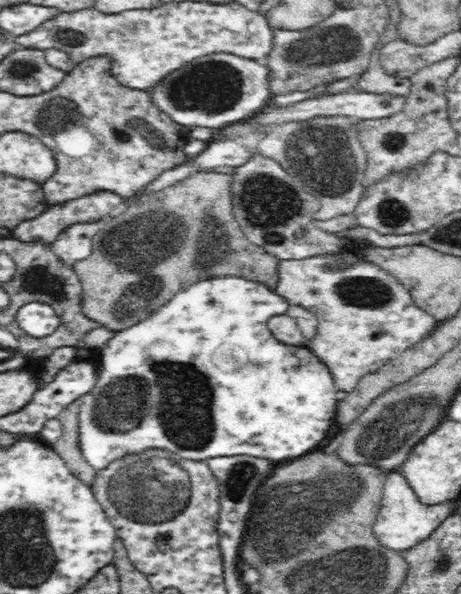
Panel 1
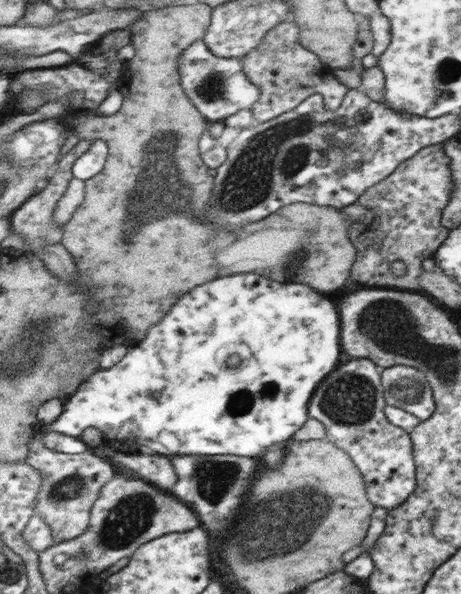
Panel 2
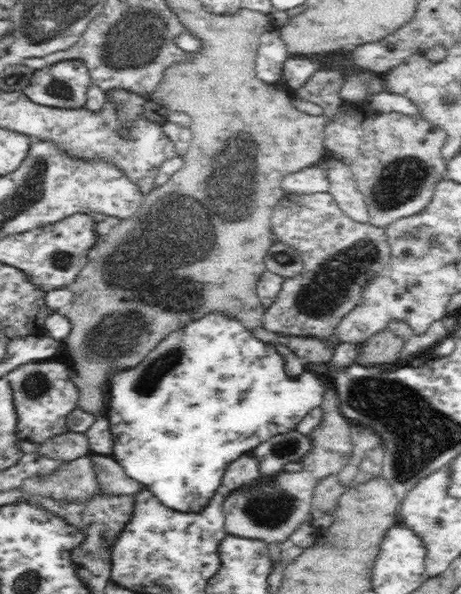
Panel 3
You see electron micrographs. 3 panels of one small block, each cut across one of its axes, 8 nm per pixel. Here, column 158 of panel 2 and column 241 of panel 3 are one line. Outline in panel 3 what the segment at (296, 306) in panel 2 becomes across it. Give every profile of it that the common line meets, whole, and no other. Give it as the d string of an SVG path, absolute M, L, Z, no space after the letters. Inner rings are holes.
M208 313L197 321L185 324L178 332L168 335L168 338L162 340L154 350L150 351L142 364L138 368L122 369L109 374L108 386L108 422L113 434L114 446L110 456L125 470L128 477L142 484L144 488L154 493L160 502L167 506L168 509L178 510L180 512L200 512L212 498L216 489L222 484L222 478L225 477L225 468L242 454L250 452L256 448L260 442L296 430L296 424L306 416L313 408L320 406L323 402L325 386L320 382L321 376L310 374L311 371L304 371L304 374L290 378L284 370L284 360L278 354L275 346L264 343L250 332L242 321L234 317L226 316L224 313Z

